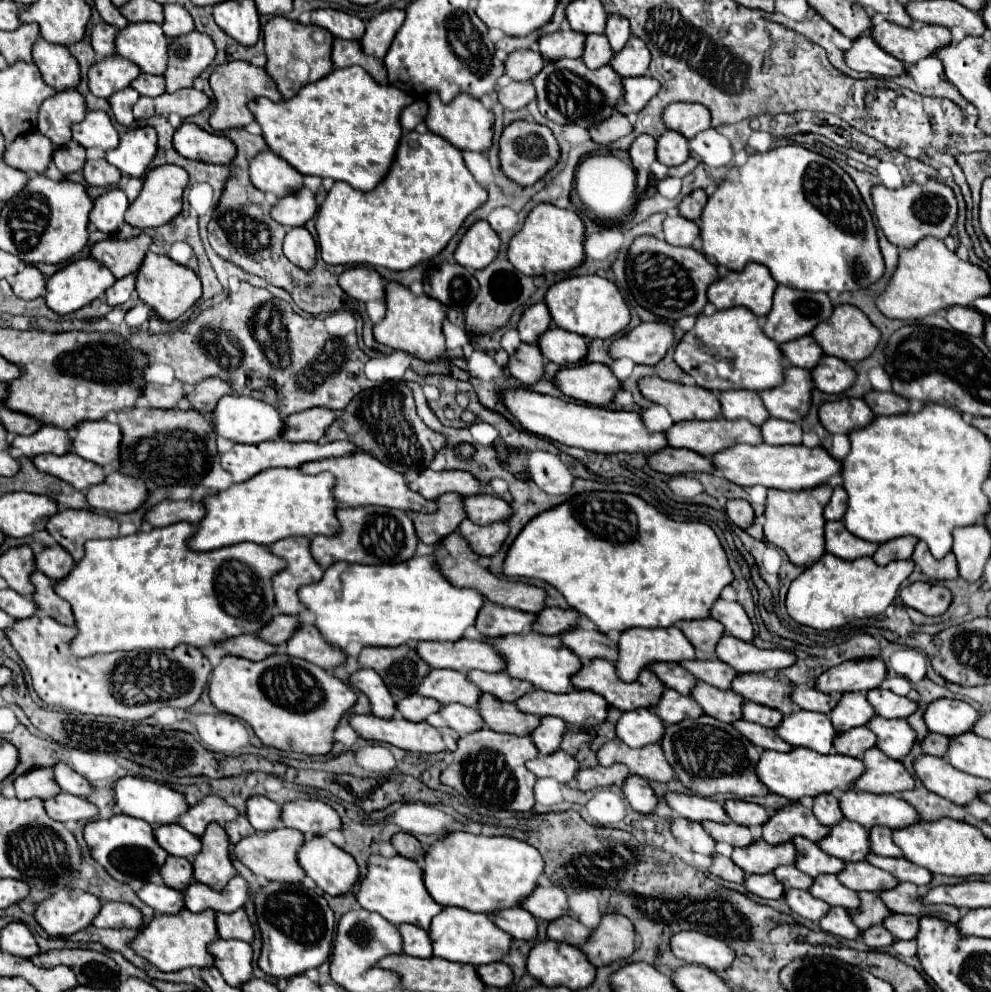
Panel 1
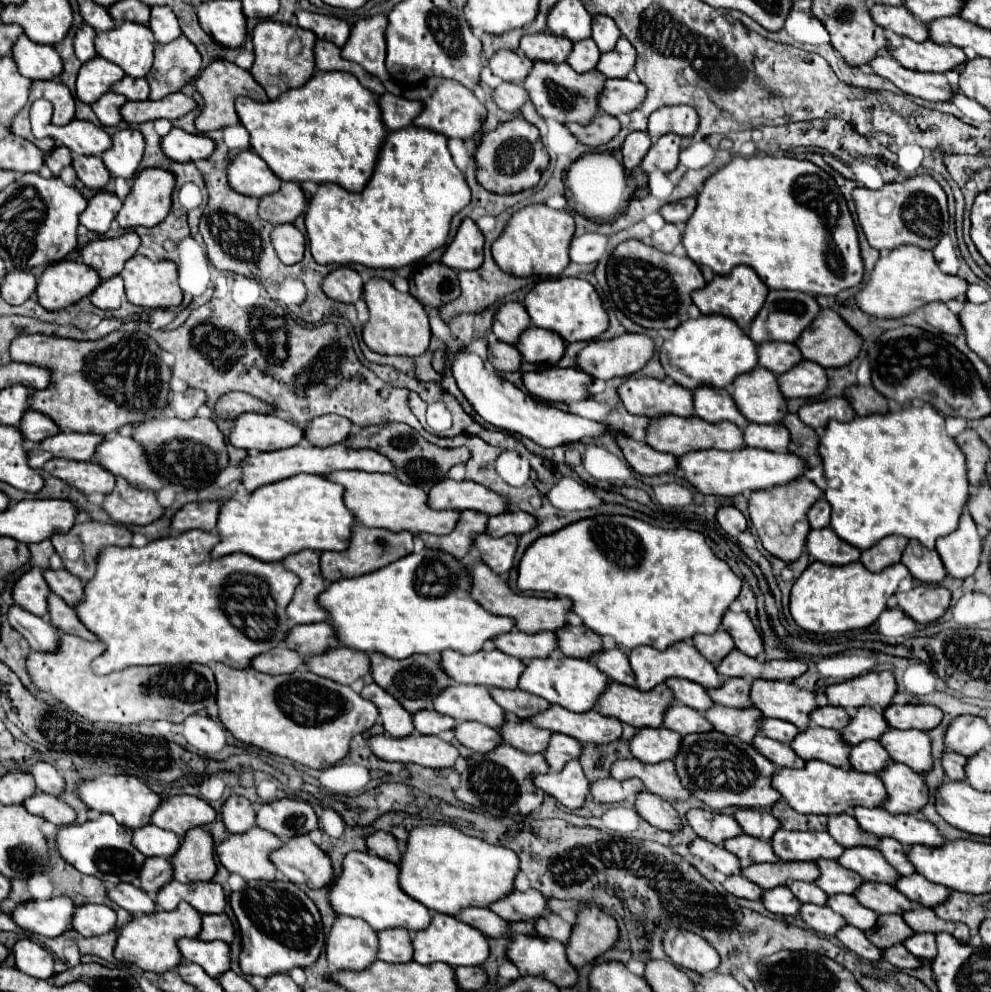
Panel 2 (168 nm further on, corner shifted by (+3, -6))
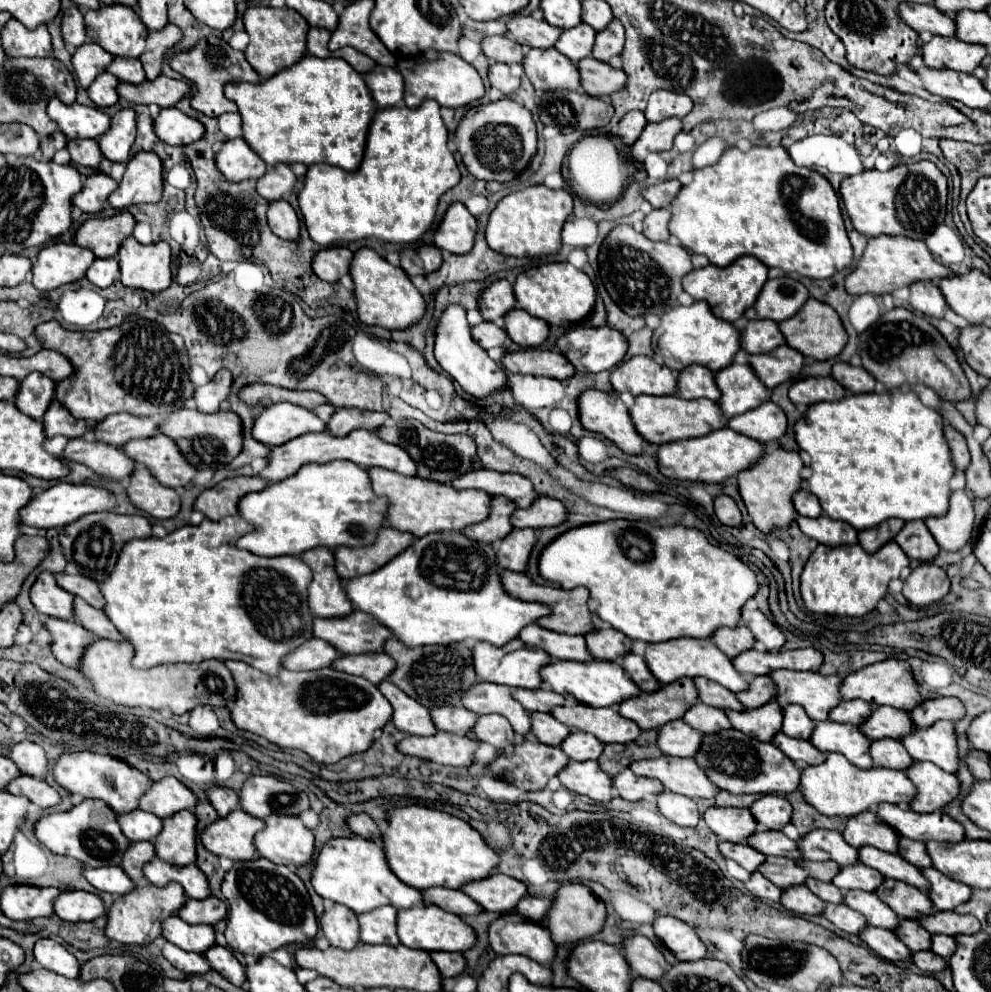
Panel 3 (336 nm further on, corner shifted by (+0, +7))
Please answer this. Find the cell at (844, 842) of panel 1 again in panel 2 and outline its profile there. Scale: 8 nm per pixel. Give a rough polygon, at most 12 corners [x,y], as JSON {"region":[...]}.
{"region":[[846,848],[838,862],[870,882],[900,874],[878,850]]}

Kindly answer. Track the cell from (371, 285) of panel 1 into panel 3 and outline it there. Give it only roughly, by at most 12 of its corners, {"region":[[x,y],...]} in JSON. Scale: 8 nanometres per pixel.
{"region":[[323,249],[313,257],[319,279],[337,283],[349,275],[353,253]]}

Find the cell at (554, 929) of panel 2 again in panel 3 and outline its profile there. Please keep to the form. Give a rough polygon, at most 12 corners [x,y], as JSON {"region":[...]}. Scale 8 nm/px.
{"region":[[527,895],[517,913],[541,923],[553,901]]}

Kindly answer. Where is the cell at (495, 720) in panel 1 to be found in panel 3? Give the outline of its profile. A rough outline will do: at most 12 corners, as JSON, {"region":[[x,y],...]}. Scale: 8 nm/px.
{"region":[[531,713],[531,733],[559,745],[571,729],[549,713]]}

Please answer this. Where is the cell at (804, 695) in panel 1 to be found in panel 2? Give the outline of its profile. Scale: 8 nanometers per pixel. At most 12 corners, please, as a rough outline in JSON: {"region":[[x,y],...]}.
{"region":[[824,706],[812,712],[812,724],[842,732],[850,722],[844,708]]}

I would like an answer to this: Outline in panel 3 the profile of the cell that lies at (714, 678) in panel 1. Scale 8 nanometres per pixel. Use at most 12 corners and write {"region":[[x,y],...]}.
{"region":[[767,675],[753,677],[749,689],[737,693],[743,707],[753,709],[775,693]]}

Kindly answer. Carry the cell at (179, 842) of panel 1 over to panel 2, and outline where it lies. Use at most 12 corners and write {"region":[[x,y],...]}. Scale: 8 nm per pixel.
{"region":[[154,824],[134,830],[132,842],[144,856],[170,858],[176,834]]}

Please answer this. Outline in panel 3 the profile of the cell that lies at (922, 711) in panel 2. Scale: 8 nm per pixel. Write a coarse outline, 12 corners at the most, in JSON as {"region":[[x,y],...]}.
{"region":[[955,697],[925,699],[909,711],[915,727],[955,721],[965,707]]}

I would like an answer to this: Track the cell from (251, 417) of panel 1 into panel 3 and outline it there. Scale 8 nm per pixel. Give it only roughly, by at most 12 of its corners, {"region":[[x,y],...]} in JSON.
{"region":[[293,403],[265,407],[253,439],[281,445],[323,431],[325,423]]}

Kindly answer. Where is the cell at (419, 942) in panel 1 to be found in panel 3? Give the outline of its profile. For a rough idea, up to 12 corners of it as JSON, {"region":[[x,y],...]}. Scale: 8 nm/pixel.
{"region":[[397,909],[359,915],[361,941],[397,947]]}

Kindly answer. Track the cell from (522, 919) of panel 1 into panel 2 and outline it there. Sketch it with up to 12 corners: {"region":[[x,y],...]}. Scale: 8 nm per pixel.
{"region":[[488,908],[462,910],[458,920],[492,938],[504,934],[508,922]]}

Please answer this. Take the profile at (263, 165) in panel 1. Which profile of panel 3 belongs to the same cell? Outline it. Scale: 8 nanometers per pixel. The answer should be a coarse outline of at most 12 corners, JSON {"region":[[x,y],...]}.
{"region":[[241,137],[217,151],[221,173],[233,183],[259,179],[265,161]]}

